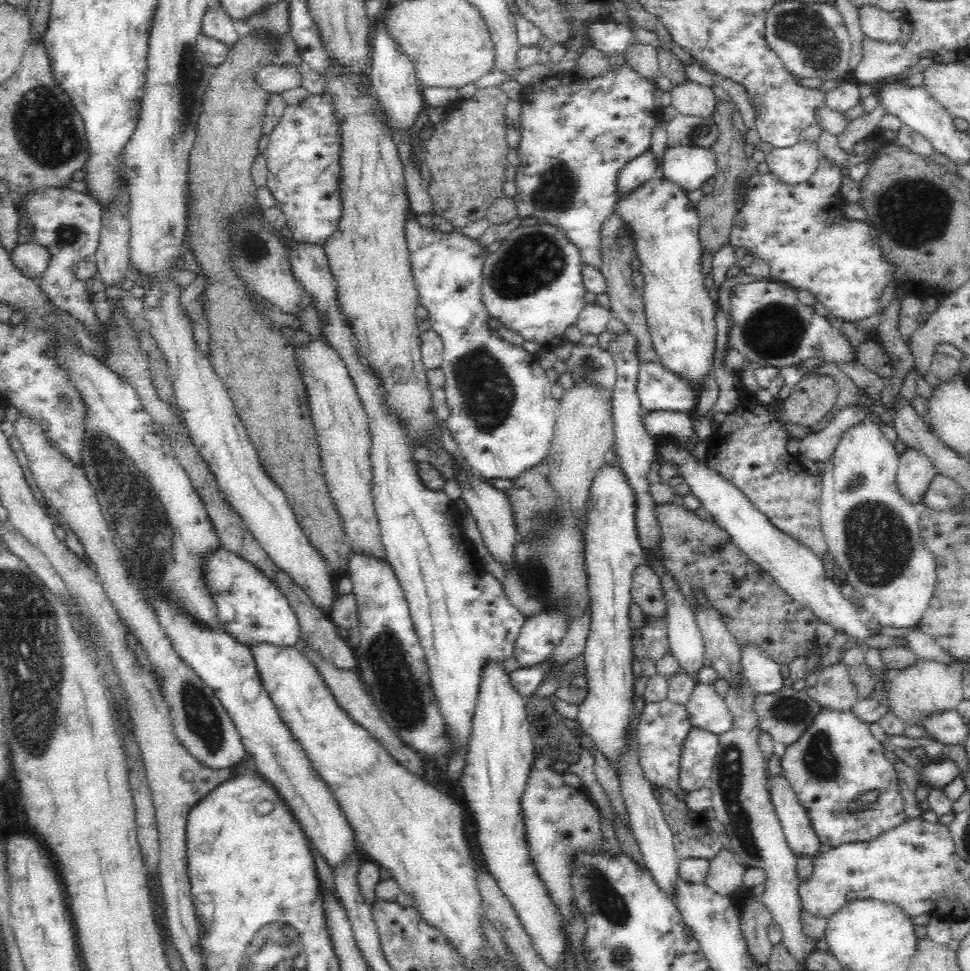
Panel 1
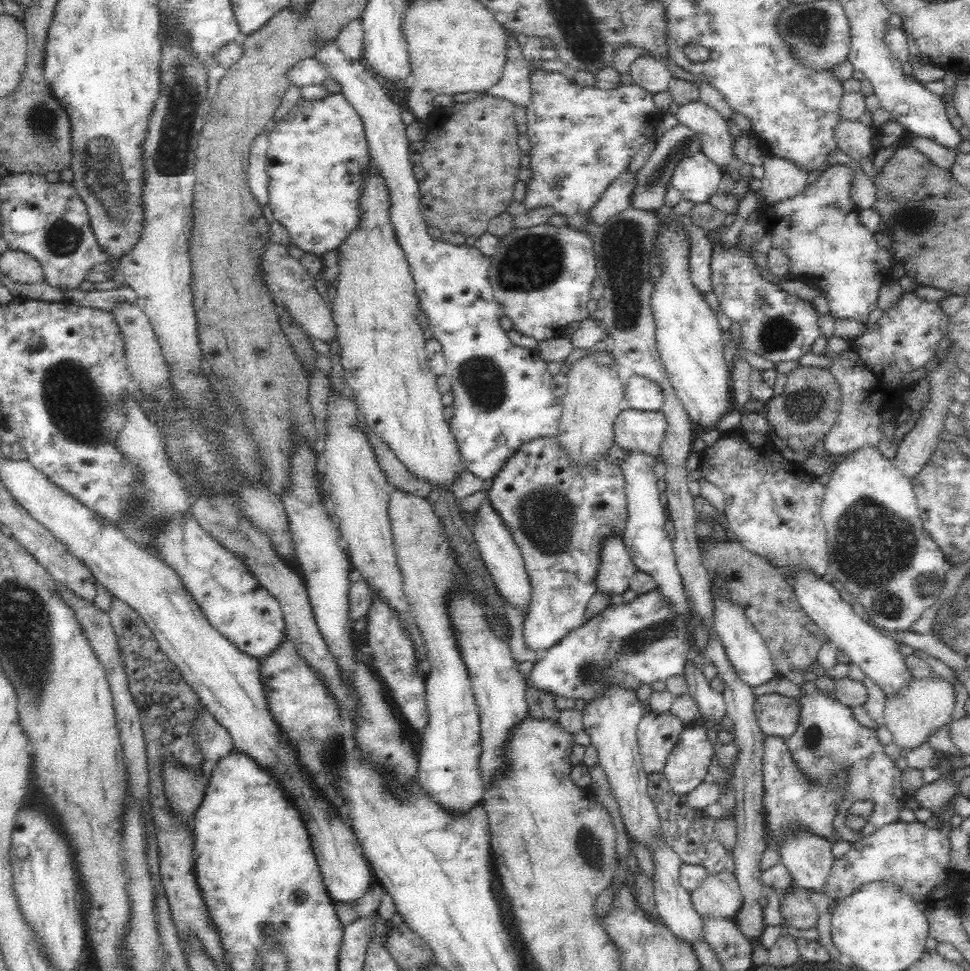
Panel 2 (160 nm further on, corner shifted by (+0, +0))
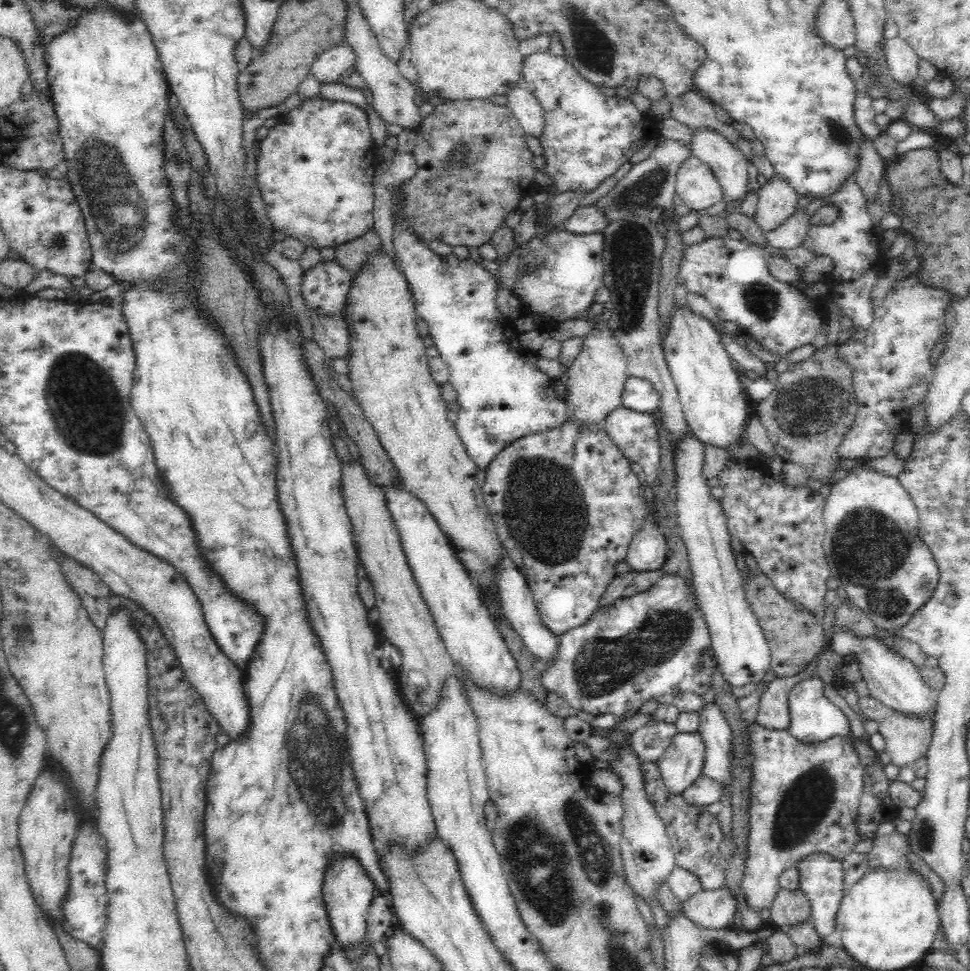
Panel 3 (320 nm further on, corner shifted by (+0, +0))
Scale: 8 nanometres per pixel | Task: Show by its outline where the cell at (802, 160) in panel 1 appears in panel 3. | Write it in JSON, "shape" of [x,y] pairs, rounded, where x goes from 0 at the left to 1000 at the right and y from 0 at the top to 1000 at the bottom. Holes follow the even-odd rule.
{"shape":[[[800,179],[784,193],[775,227],[791,240],[802,235],[821,216],[823,201],[812,192],[812,186]]]}

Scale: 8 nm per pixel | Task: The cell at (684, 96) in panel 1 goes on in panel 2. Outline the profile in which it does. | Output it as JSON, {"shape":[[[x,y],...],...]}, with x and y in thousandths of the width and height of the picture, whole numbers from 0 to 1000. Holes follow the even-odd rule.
{"shape":[[[722,103],[703,108],[697,120],[702,129],[713,133],[722,141],[722,156],[742,172],[744,179],[752,179],[759,168],[757,141],[742,116]]]}

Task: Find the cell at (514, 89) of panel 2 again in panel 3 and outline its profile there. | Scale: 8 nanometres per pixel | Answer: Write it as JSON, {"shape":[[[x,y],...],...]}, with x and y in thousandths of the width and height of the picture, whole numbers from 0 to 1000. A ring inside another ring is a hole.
{"shape":[[[540,84],[523,97],[523,110],[529,115],[542,139],[555,143],[560,139],[562,122],[555,102],[544,94]]]}

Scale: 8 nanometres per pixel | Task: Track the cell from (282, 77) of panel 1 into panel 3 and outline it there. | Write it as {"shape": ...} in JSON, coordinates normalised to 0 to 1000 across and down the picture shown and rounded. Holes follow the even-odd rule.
{"shape":[[[354,42],[330,55],[319,76],[332,85],[346,85],[349,78],[366,68],[367,57],[363,48]]]}

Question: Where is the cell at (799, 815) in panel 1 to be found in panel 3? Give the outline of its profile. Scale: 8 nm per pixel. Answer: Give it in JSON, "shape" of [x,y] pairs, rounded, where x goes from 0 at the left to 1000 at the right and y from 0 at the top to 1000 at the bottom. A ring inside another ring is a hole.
{"shape":[[[833,881],[821,892],[825,901],[825,918],[835,930],[835,946],[847,970],[862,959],[862,946],[868,925],[871,923],[868,891],[858,881]]]}

